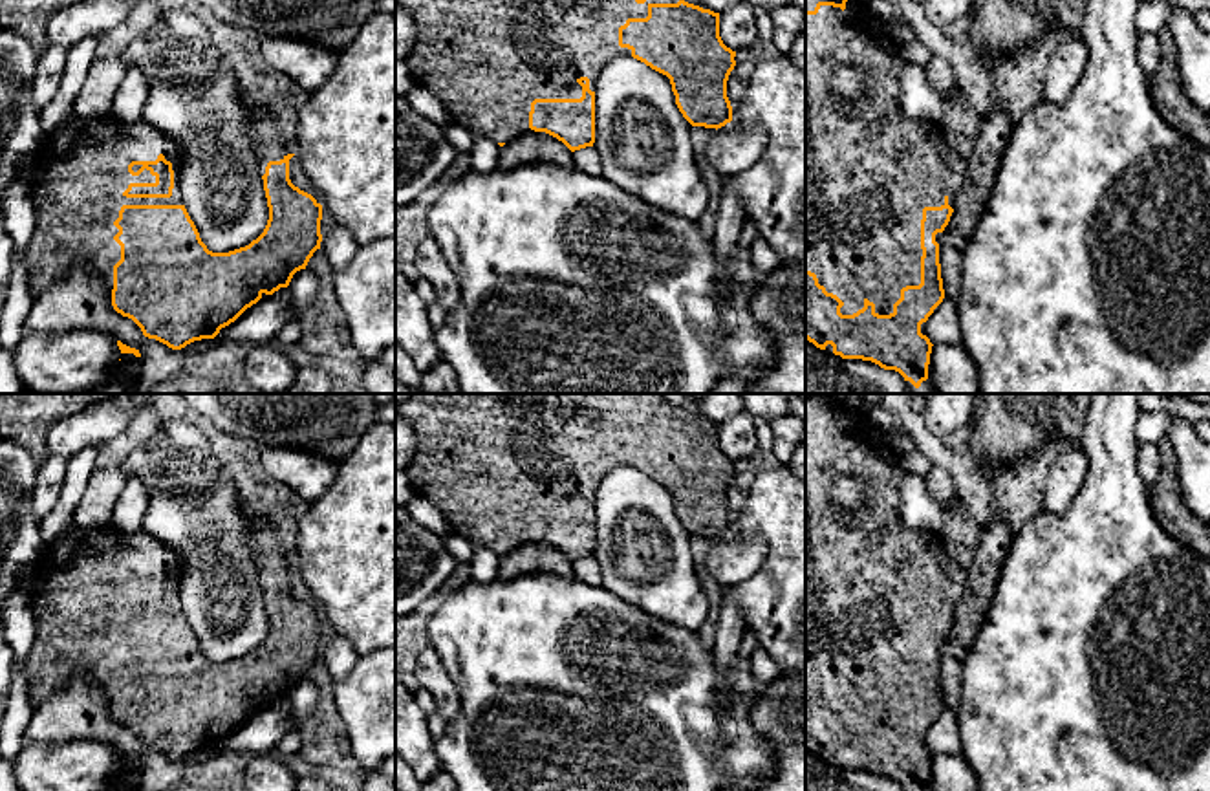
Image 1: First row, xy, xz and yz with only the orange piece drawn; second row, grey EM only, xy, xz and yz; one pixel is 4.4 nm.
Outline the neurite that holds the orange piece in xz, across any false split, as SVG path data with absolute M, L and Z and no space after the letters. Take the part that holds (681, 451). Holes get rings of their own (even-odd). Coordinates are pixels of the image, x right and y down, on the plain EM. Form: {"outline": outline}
{"outline": "M412 394L399 403L401 416L410 423L416 436L416 452L405 472L416 496L428 498L445 516L450 533L469 538L476 547L483 546L500 557L522 544L546 542L562 551L571 562L595 553L595 496L602 478L619 465L632 465L652 480L666 485L675 505L675 515L692 536L721 538L732 531L732 516L727 507L727 491L736 476L736 461L719 447L719 423L688 414L657 394Z"}

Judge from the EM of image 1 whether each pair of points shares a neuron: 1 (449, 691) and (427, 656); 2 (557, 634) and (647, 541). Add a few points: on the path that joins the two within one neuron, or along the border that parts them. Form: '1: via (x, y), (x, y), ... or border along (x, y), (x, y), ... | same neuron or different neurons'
1: via (440, 682), (429, 671), (429, 665) | same neuron
2: border along (601, 586), (639, 608) | different neurons

